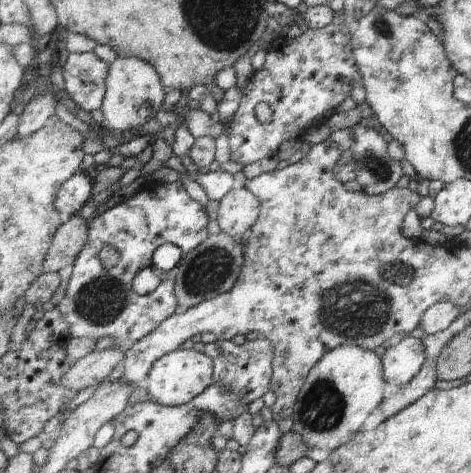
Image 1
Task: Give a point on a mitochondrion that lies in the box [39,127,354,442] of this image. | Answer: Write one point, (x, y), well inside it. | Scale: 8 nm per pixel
(211, 269)

